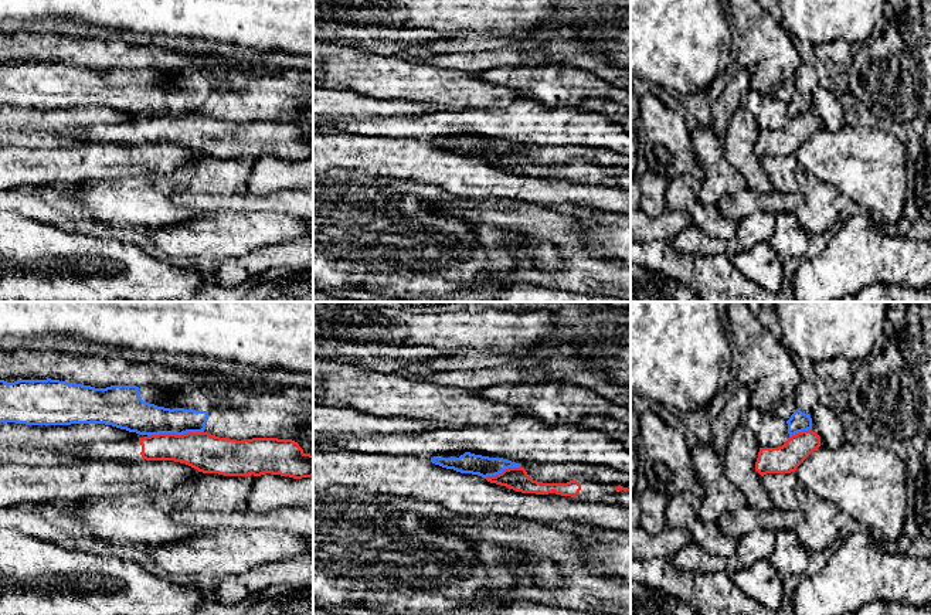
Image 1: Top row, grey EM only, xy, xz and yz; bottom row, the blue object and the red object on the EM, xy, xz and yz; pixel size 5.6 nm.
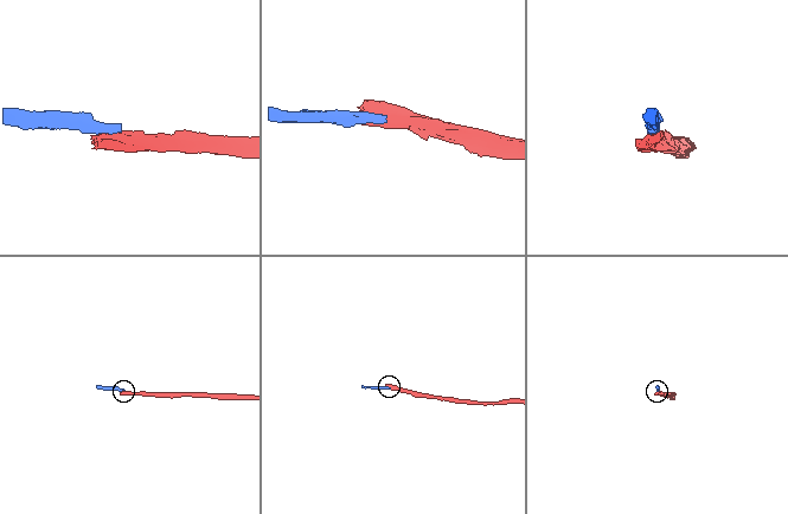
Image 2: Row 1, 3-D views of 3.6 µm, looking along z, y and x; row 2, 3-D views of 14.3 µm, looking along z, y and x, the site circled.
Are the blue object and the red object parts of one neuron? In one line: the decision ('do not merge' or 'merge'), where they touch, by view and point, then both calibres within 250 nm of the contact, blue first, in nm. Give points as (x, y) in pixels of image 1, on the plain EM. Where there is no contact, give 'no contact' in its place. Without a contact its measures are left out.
do not merge; contact xy (175, 115); calibres 190 and 220 nm

